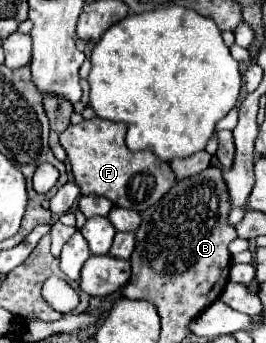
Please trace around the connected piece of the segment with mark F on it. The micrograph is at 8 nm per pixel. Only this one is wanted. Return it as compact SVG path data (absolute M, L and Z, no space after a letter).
M102 118L84 120L78 126L68 126L62 136L60 144L66 150L72 174L76 184L80 186L82 194L98 194L114 202L114 206L130 208L142 212L158 202L176 182L176 176L166 160L160 160L150 150L128 150L126 138L126 124L124 122L110 122Z

